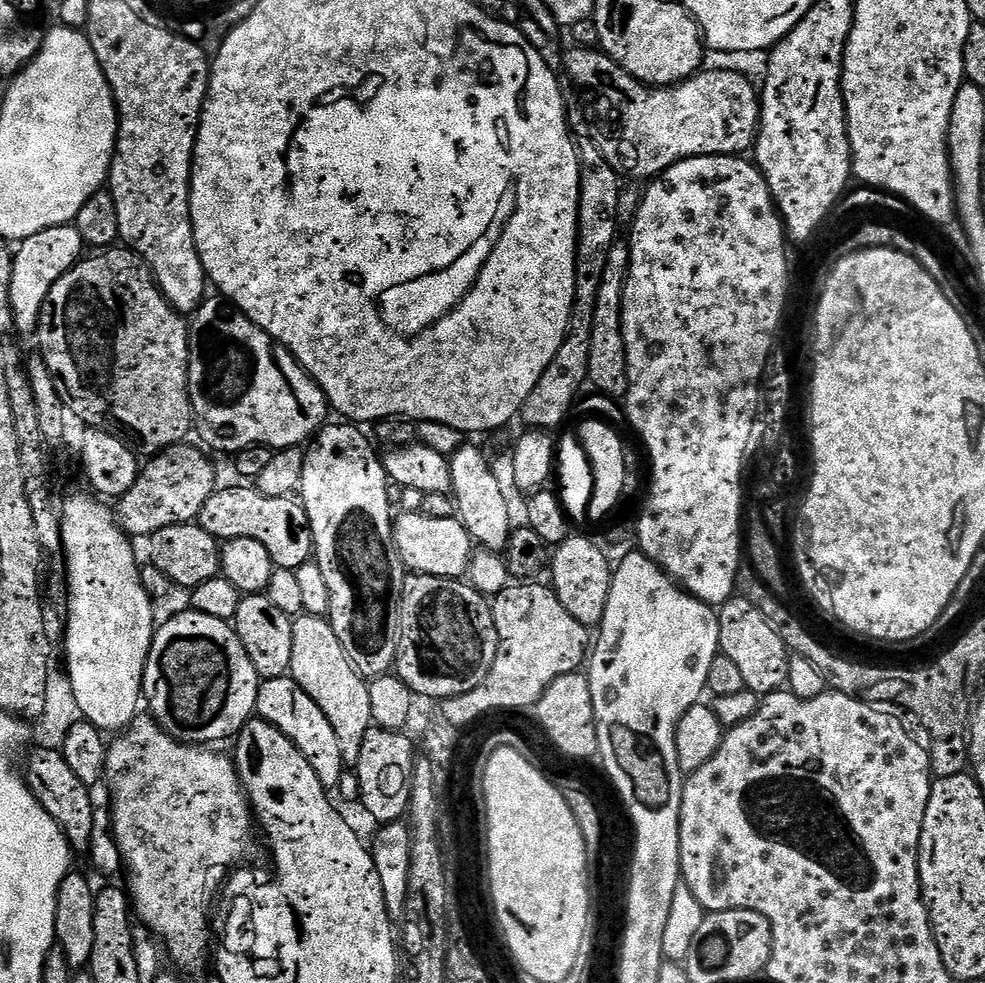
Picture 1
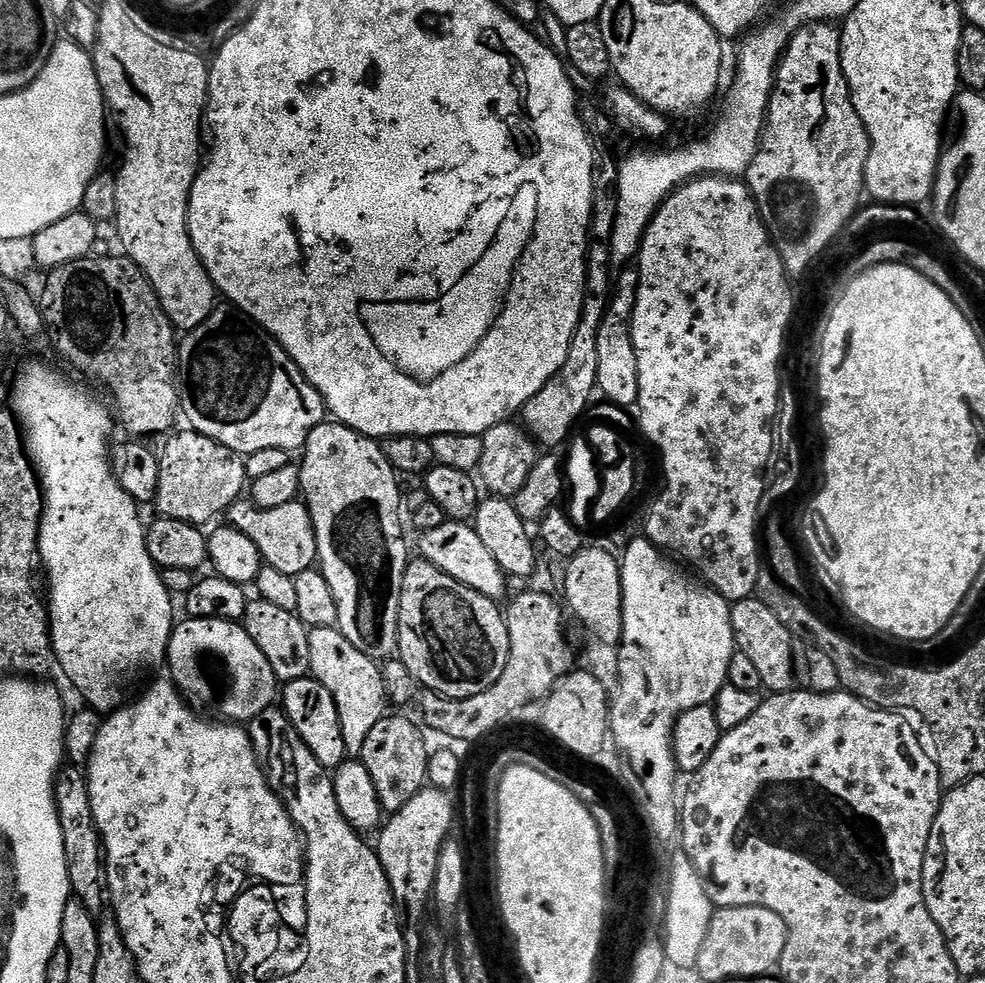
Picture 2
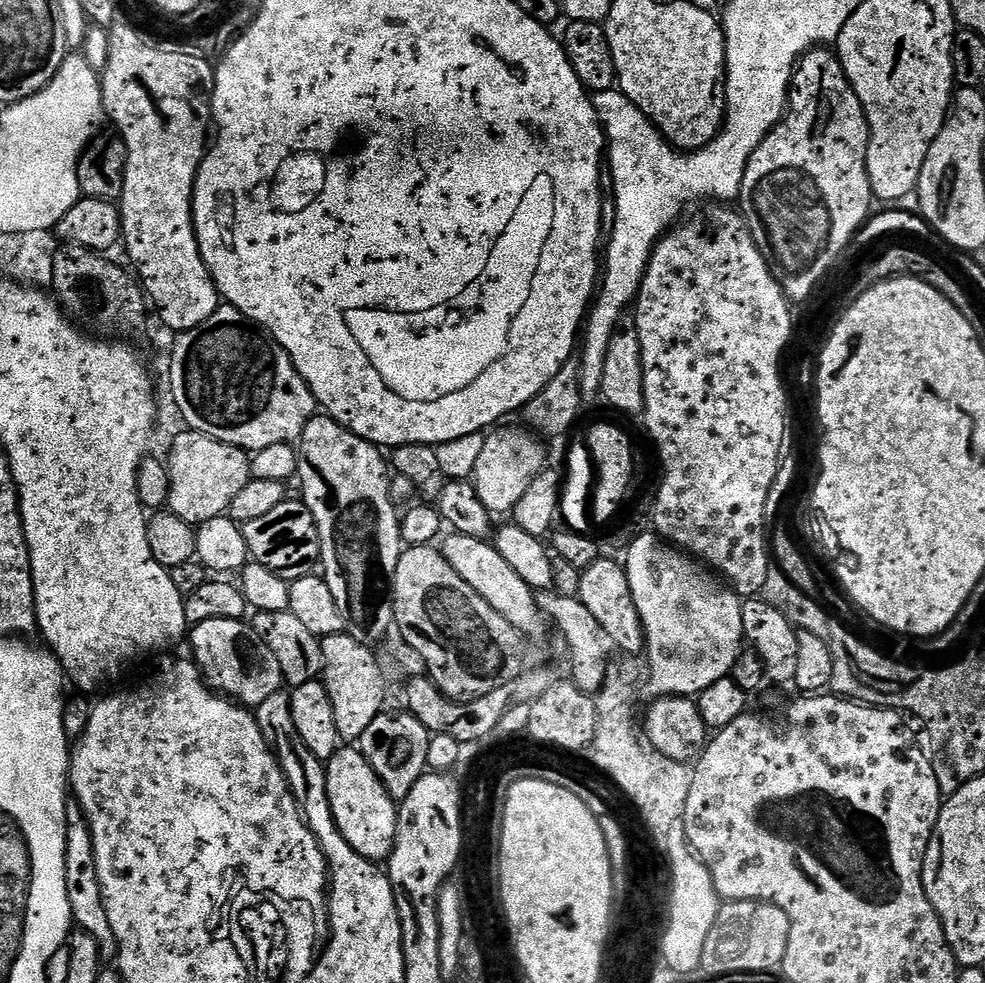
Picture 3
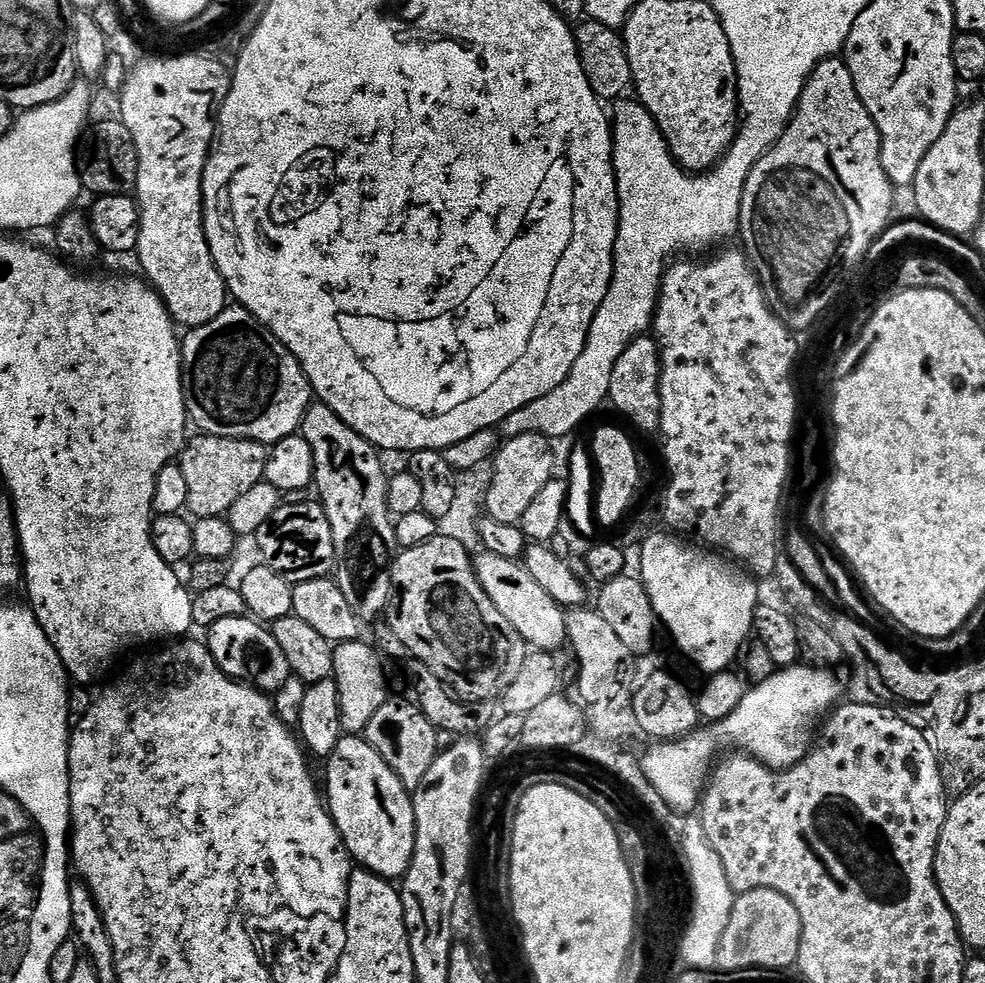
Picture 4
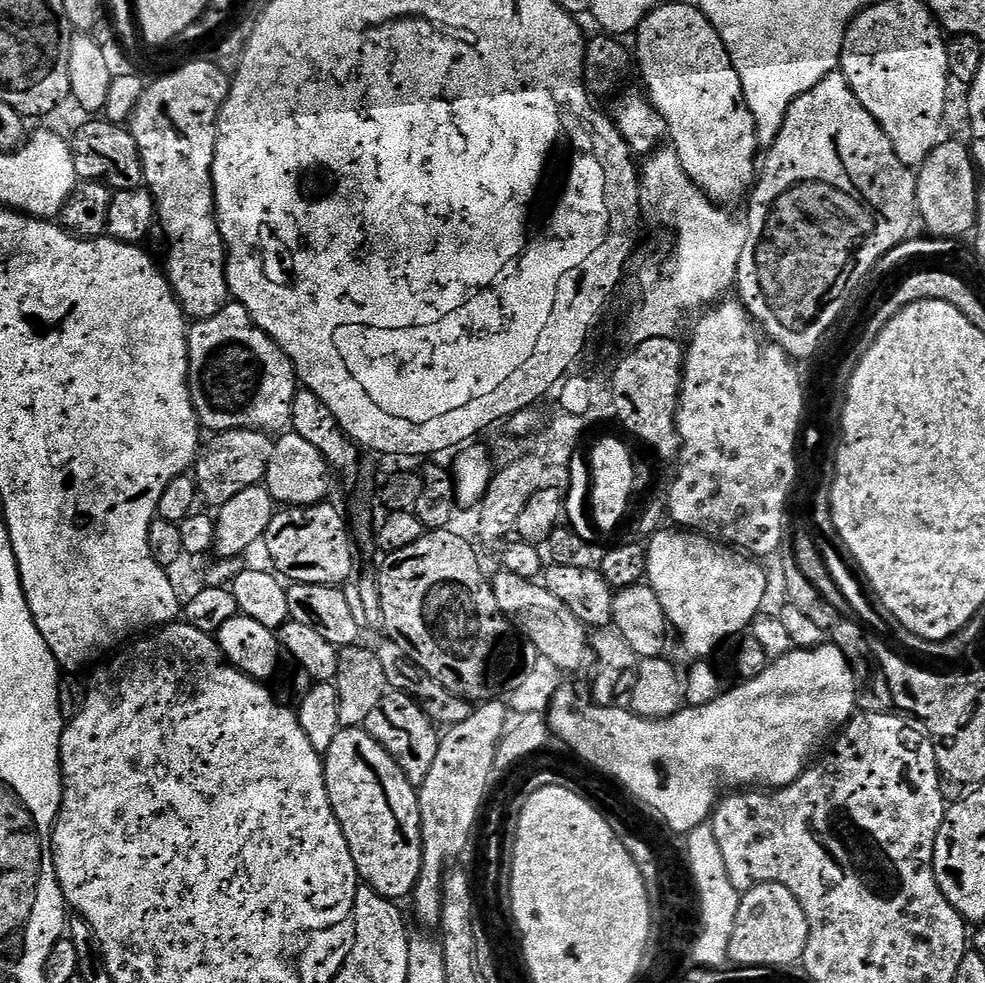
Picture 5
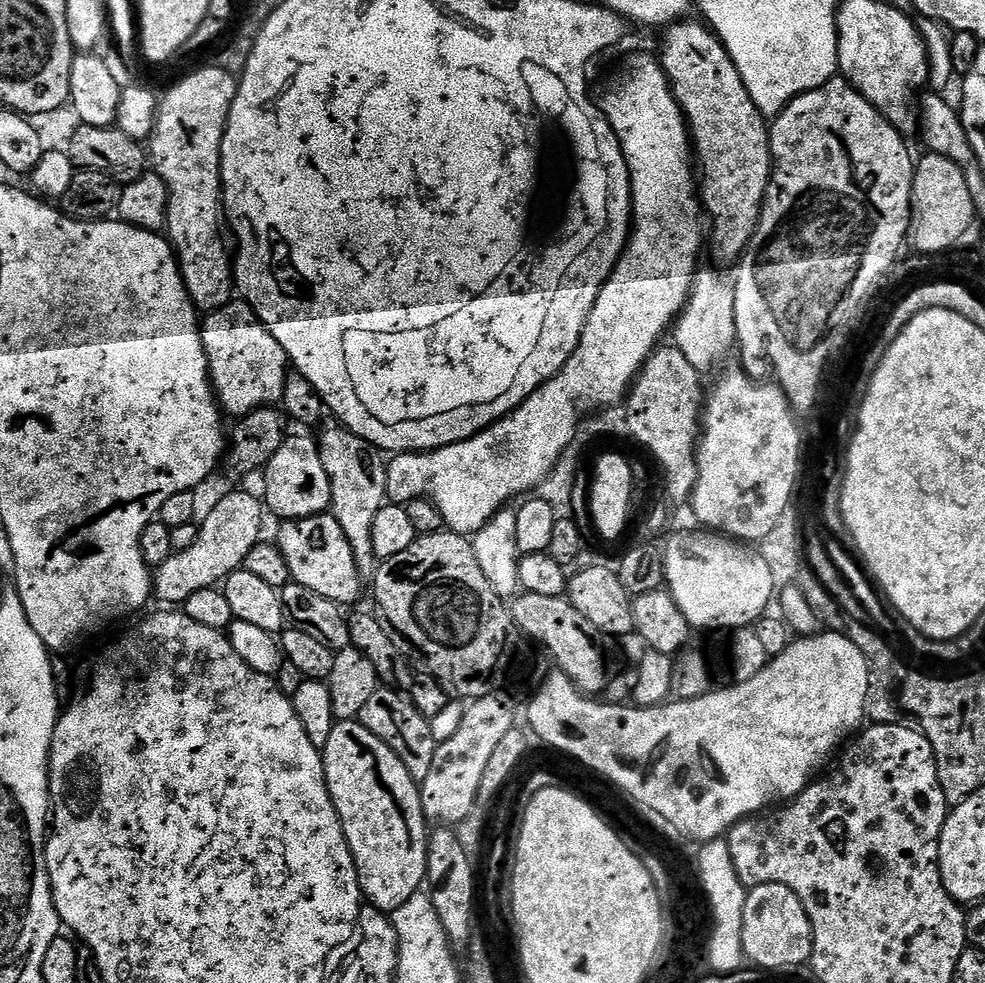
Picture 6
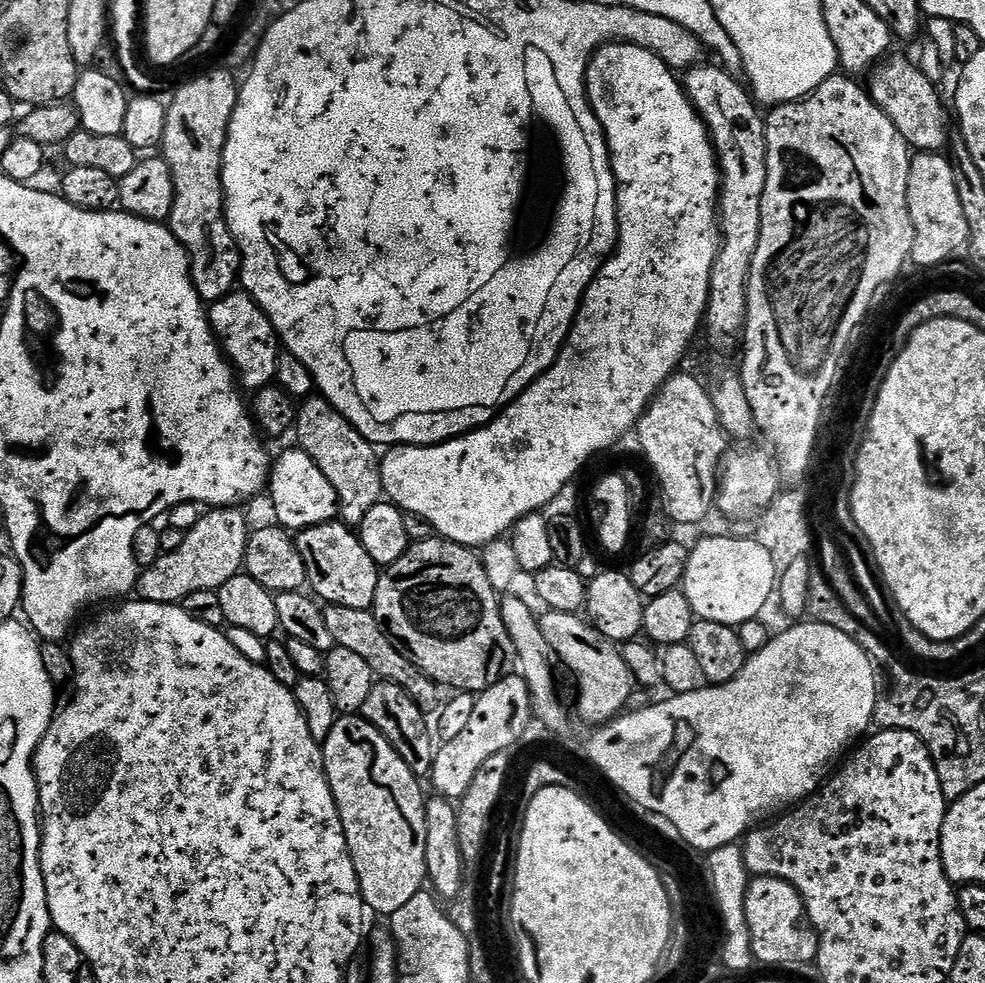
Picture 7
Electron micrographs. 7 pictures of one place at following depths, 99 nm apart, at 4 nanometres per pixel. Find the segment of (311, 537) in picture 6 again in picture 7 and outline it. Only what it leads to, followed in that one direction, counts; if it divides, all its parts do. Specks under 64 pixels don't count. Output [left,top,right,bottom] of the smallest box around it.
[294,519,382,610]

